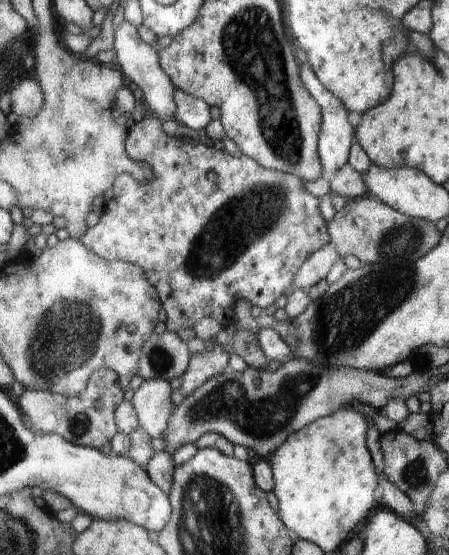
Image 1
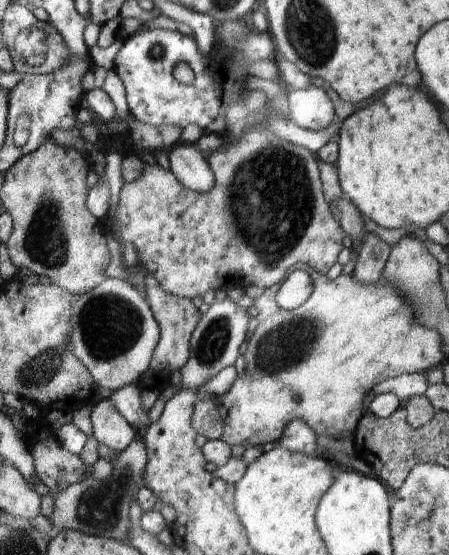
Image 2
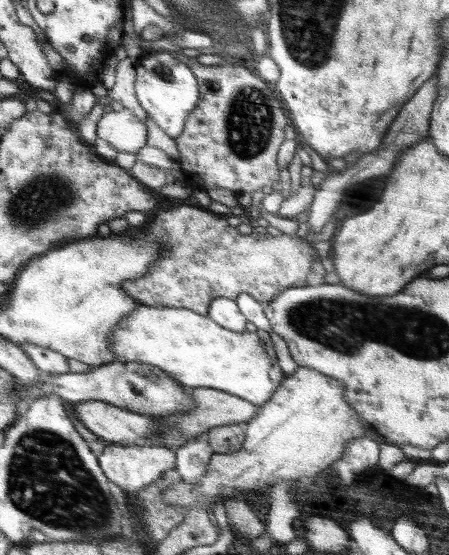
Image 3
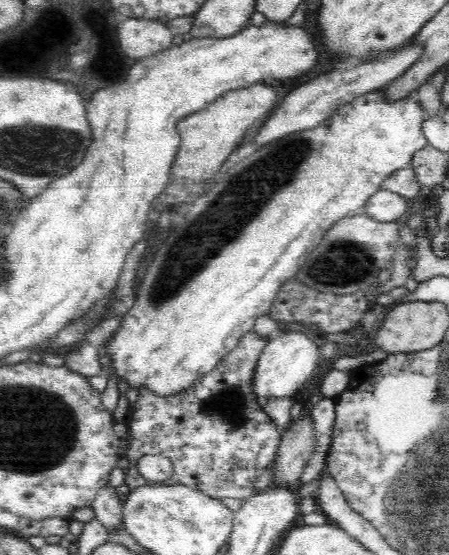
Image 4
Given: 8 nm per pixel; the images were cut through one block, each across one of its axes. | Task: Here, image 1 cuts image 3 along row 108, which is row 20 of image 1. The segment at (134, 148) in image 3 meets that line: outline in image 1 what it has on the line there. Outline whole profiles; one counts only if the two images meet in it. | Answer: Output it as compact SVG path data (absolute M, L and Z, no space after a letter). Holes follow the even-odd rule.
M124 19L118 26L114 27L113 51L116 51L114 59L120 68L124 71L130 82L134 82L143 92L142 100L158 114L162 121L174 119L175 113L175 85L171 78L166 74L161 62L159 61L159 52L157 45L149 45L140 39L138 28L129 20Z

